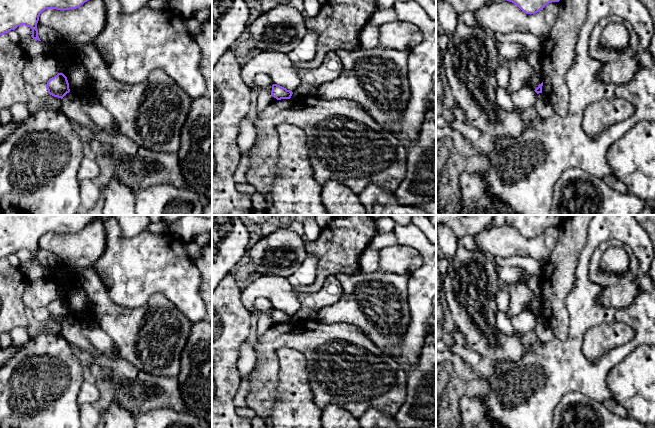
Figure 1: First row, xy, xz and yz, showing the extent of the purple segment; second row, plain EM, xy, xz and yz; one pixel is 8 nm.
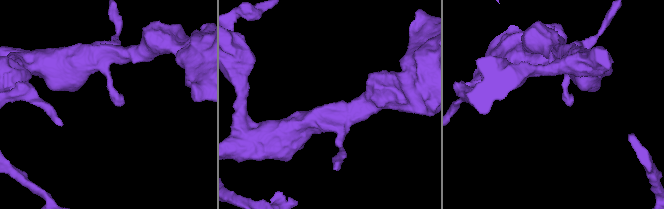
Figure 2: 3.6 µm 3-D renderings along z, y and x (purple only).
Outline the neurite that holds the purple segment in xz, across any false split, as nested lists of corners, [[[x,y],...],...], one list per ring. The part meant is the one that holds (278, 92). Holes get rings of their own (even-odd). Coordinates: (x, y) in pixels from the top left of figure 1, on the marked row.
[[[277,84],[272,85],[271,95],[277,100],[290,99],[292,94],[293,94],[292,91],[287,90],[286,88],[280,85],[277,85]]]

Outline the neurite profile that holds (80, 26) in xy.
[[[88,0],[79,8],[70,10],[46,9],[40,14],[38,22],[52,28],[77,47],[90,45],[105,28],[104,0]]]

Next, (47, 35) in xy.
[[[40,25],[38,36],[45,45],[53,46],[63,40],[63,37],[50,27]]]

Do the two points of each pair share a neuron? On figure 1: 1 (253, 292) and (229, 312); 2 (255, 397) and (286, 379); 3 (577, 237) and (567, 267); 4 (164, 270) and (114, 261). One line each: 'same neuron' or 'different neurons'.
1: different neurons
2: different neurons
3: same neuron
4: same neuron

